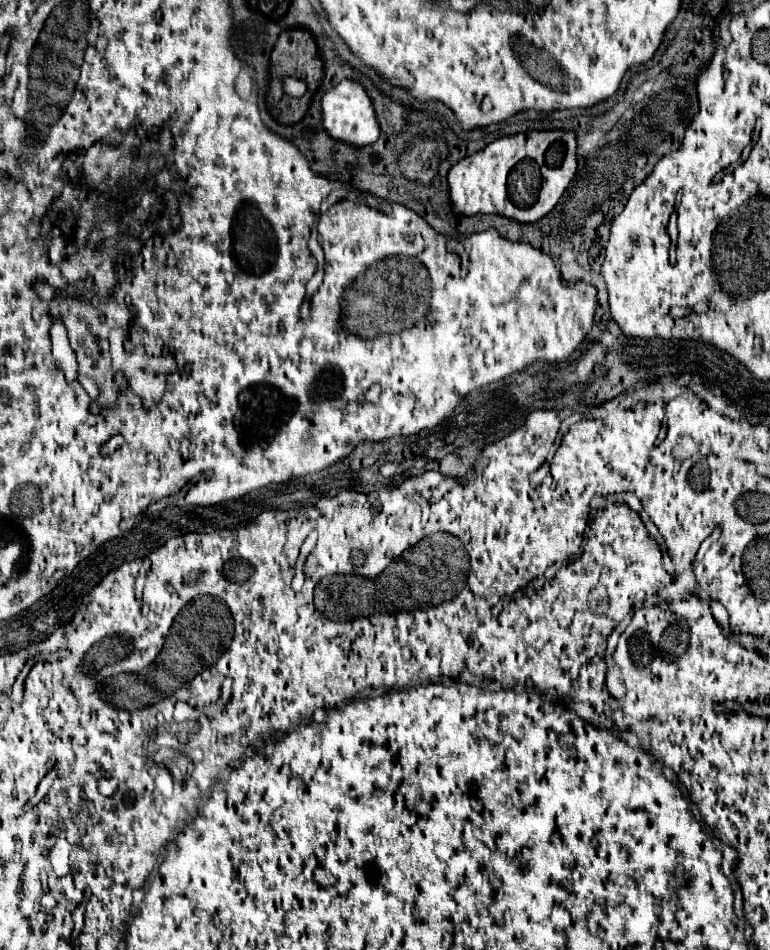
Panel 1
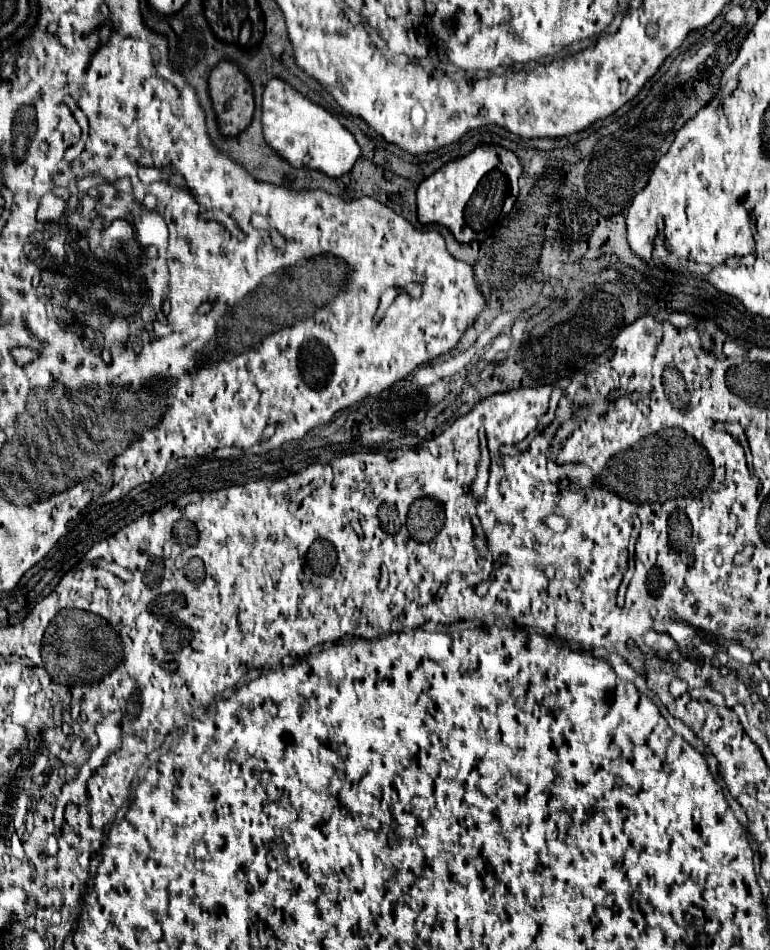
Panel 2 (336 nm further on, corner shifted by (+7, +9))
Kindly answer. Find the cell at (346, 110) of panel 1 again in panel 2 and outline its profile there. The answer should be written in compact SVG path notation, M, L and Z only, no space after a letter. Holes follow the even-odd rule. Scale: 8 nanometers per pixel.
M271 79L263 91L261 125L265 143L293 167L307 167L329 177L343 177L359 159L355 137L323 107L307 101L281 79Z

